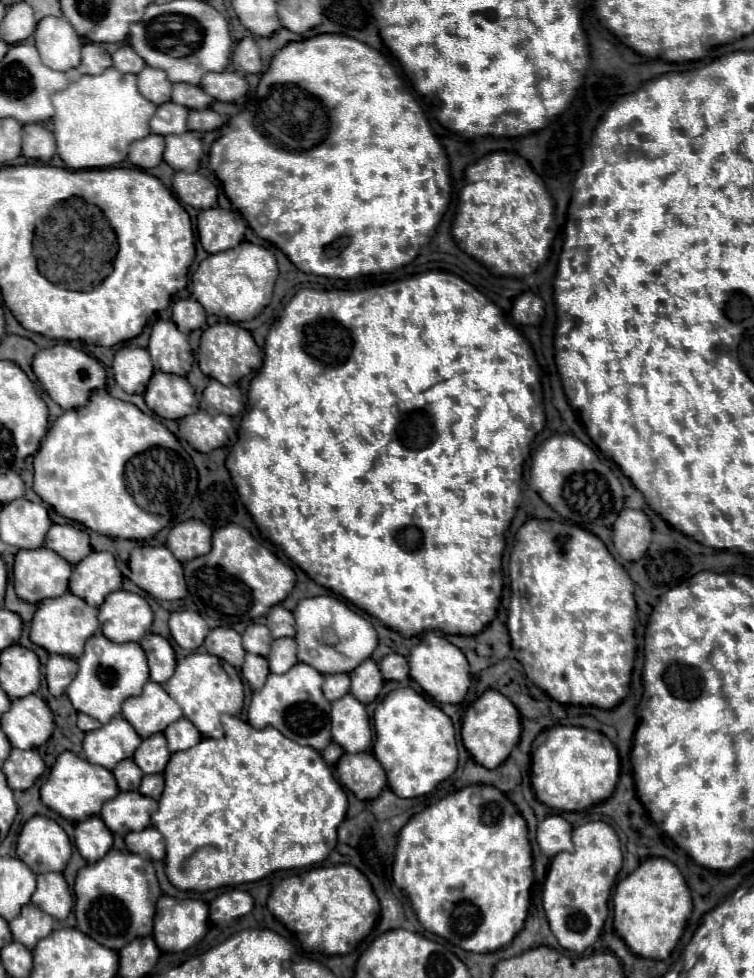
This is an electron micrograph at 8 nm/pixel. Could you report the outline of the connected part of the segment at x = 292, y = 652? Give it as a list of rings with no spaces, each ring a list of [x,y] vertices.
[[[286,637],[286,639],[274,639],[272,651],[268,655],[270,671],[272,673],[286,673],[292,665],[298,663],[296,659],[296,641]]]

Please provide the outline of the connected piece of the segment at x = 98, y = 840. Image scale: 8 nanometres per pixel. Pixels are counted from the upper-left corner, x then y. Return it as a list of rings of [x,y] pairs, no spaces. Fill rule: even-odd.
[[[90,817],[76,825],[74,843],[80,855],[88,863],[94,863],[96,859],[102,859],[112,847],[112,833],[108,827],[104,827],[104,821],[100,817]]]

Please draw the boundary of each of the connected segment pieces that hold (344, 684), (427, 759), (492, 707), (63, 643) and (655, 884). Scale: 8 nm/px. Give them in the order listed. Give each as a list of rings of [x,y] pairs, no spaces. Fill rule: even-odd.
[[[338,673],[338,675],[326,675],[324,677],[324,685],[322,685],[322,693],[328,701],[336,701],[342,695],[348,693],[348,675],[346,673]]]
[[[412,687],[390,691],[374,711],[374,757],[382,763],[388,785],[398,797],[420,797],[448,779],[458,765],[458,747],[450,717]]]
[[[488,689],[480,699],[476,699],[466,709],[462,723],[462,743],[468,749],[468,753],[474,757],[474,761],[486,769],[494,769],[504,759],[508,759],[514,745],[520,741],[520,733],[522,733],[522,725],[520,725],[518,709],[508,697],[504,697],[496,689]]]
[[[64,593],[56,599],[44,599],[32,619],[32,629],[30,629],[30,639],[32,643],[44,647],[48,653],[60,653],[78,659],[84,651],[84,643],[88,637],[92,637],[98,631],[98,609],[90,607],[84,603],[84,599]]]
[[[650,857],[616,885],[614,929],[632,953],[646,959],[666,959],[682,937],[692,913],[692,897],[678,867],[664,857]]]

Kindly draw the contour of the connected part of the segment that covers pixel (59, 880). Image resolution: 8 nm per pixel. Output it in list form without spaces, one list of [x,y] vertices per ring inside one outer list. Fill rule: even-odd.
[[[50,872],[38,875],[38,887],[32,895],[32,903],[54,919],[64,921],[72,911],[72,895],[62,873]]]

